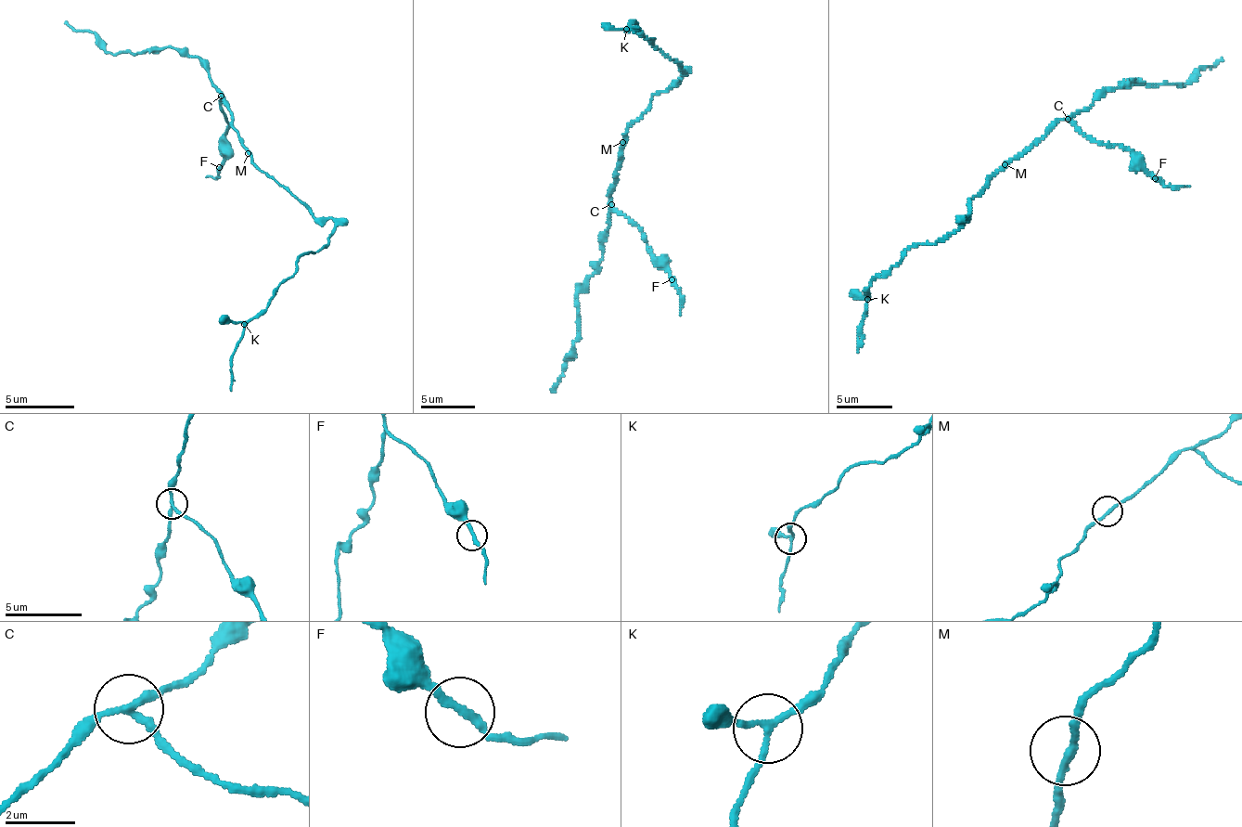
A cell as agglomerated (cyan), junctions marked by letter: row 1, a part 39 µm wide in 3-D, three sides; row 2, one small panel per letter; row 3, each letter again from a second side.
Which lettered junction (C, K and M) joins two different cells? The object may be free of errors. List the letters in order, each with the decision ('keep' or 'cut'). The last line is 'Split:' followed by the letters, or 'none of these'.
C: cut
K: keep
M: keep
Split: C

